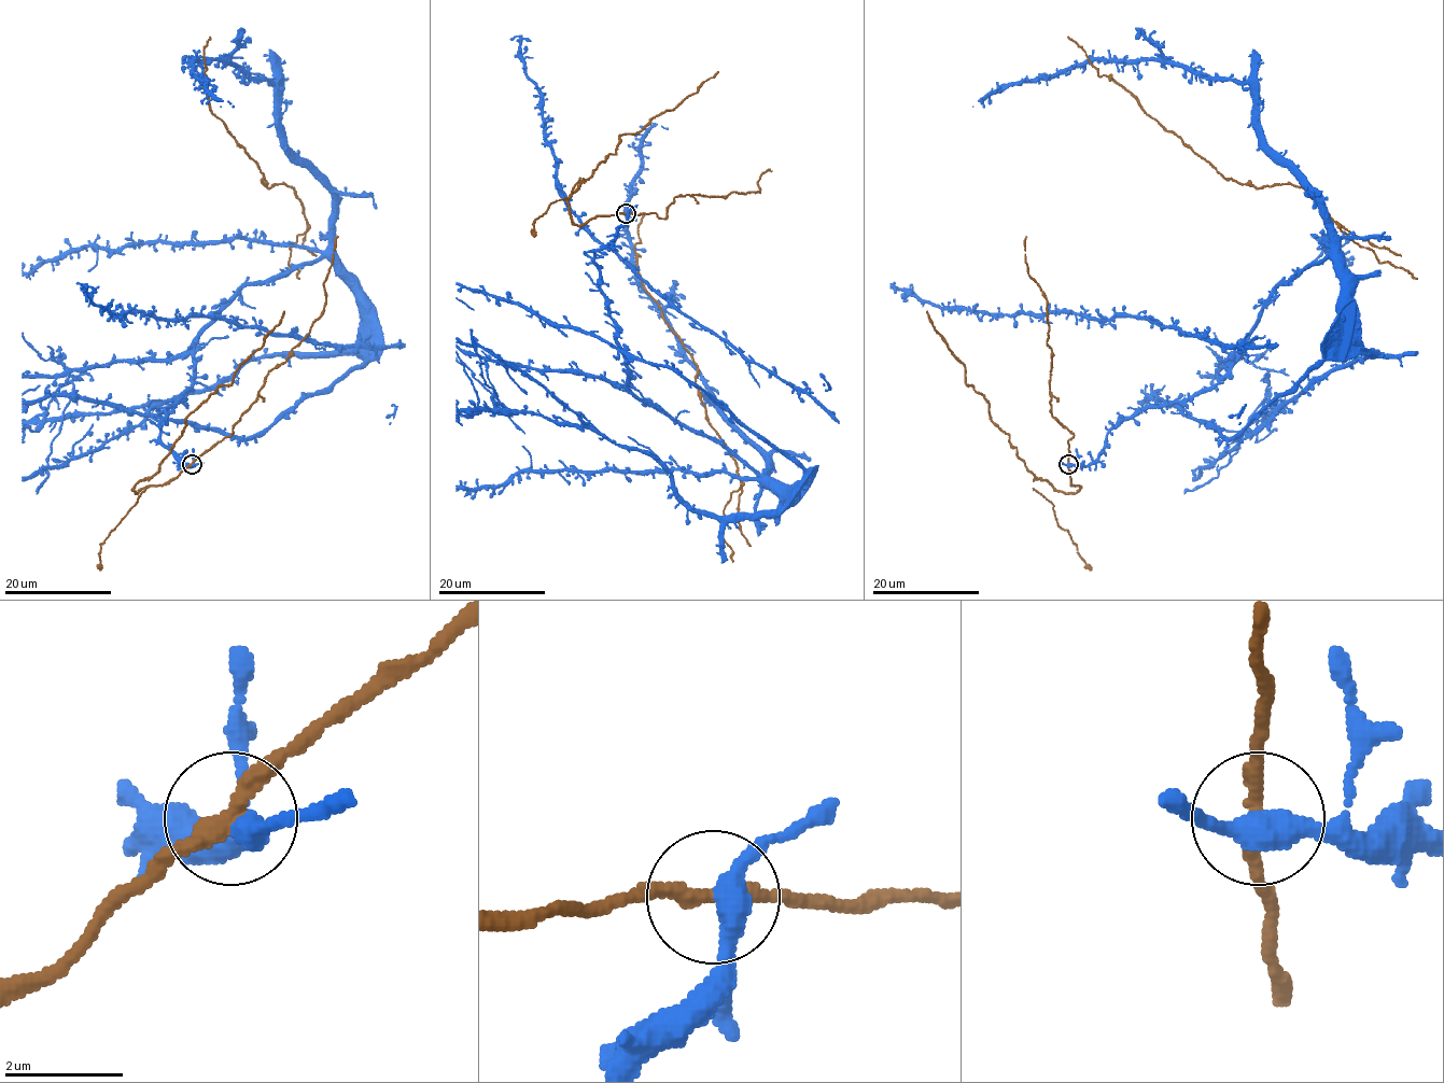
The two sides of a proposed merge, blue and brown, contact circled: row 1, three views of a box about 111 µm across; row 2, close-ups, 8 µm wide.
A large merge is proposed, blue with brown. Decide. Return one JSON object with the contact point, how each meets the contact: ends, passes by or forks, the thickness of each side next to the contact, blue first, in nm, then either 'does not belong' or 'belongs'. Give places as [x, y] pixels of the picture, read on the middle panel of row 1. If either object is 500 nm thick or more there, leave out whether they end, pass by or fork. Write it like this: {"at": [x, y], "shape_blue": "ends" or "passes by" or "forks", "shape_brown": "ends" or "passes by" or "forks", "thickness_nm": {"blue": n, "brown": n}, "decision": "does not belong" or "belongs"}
{"at": [626, 213], "shape_blue": "passes by", "shape_brown": "passes by", "thickness_nm": {"blue": 400, "brown": 260}, "decision": "does not belong"}

